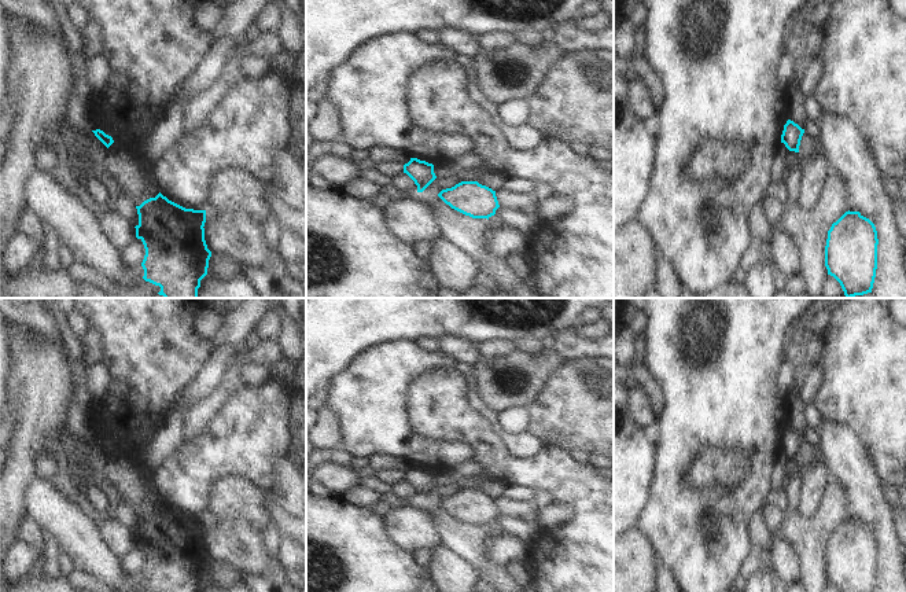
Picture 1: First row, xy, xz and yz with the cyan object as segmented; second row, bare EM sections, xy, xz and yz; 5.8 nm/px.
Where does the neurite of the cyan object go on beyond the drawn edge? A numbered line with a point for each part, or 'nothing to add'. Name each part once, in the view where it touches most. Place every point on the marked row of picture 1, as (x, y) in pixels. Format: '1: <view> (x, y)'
nothing to add

